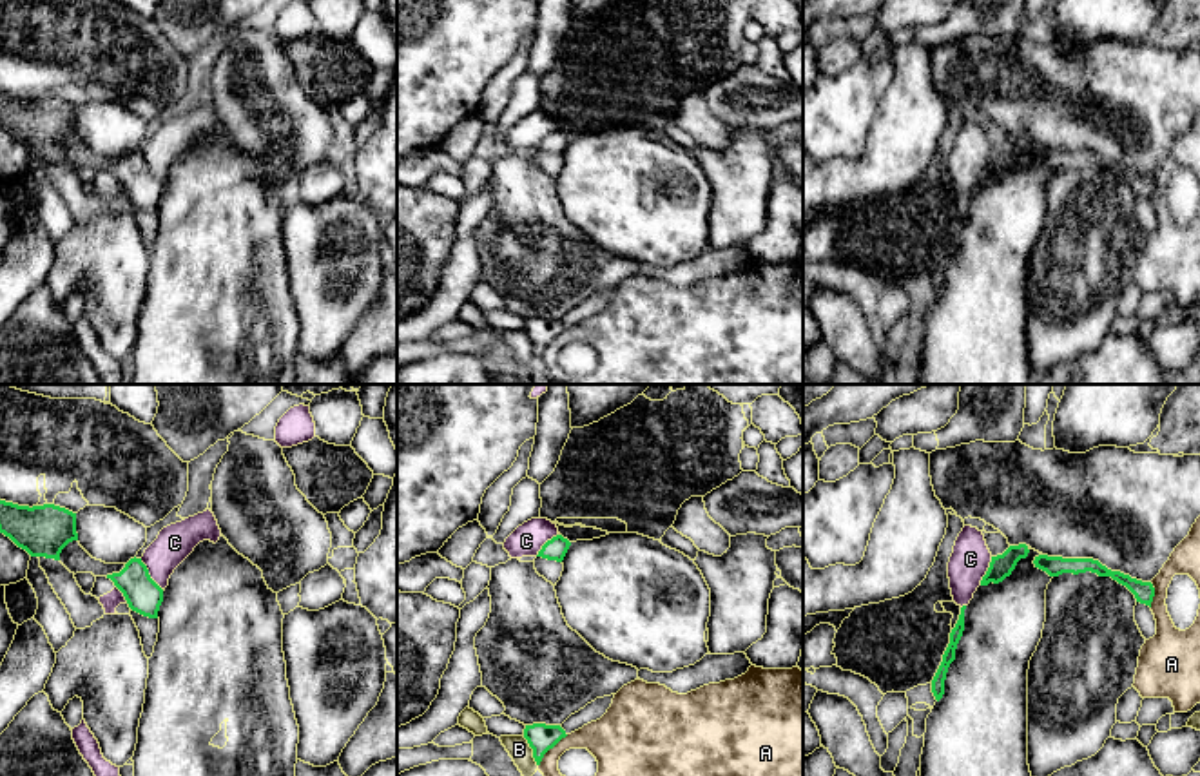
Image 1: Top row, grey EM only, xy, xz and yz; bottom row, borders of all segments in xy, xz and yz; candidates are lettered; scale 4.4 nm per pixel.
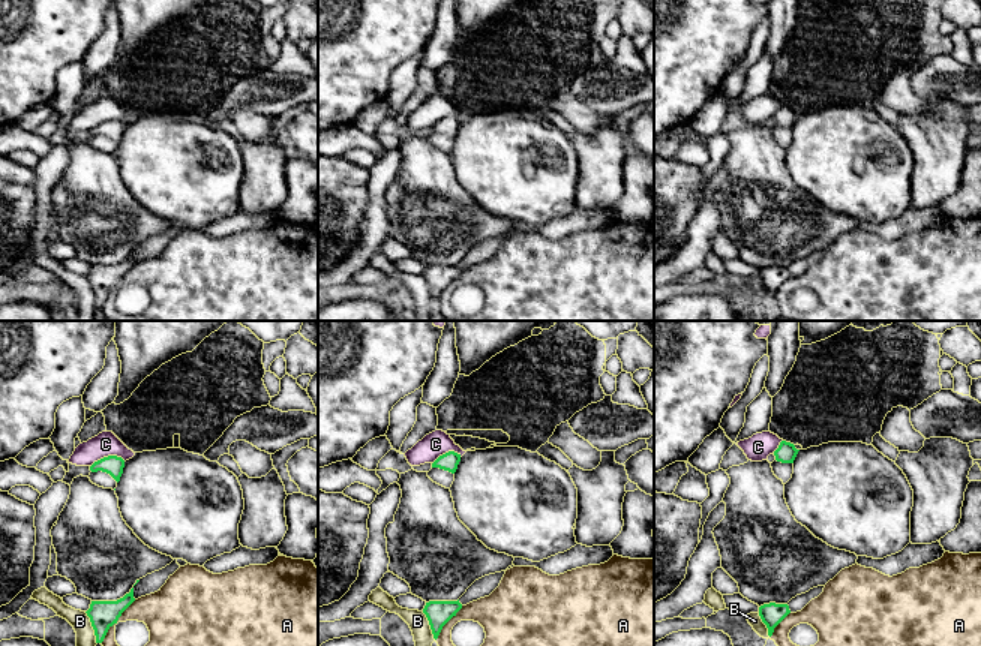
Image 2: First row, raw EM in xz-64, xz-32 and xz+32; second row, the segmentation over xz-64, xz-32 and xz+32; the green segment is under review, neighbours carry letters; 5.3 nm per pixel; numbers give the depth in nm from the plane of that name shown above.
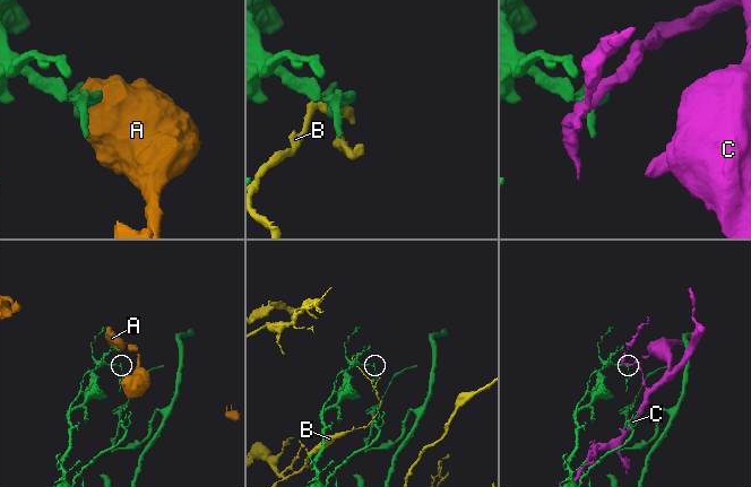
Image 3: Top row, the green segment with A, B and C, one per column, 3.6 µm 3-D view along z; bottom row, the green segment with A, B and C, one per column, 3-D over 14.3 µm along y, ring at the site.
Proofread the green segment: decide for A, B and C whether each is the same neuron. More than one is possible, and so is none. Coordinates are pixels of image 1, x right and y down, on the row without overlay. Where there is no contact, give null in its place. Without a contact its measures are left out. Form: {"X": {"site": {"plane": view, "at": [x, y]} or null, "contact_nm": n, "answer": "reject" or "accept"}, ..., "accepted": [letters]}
{"A": {"site": {"plane": "xz", "at": [550, 341]}, "contact_nm": 190, "answer": "reject"}, "B": {"site": {"plane": "xz", "at": [533, 345]}, "contact_nm": 150, "answer": "reject"}, "C": {"site": {"plane": "xy", "at": [149, 169]}, "contact_nm": 180, "answer": "reject"}, "accepted": []}

